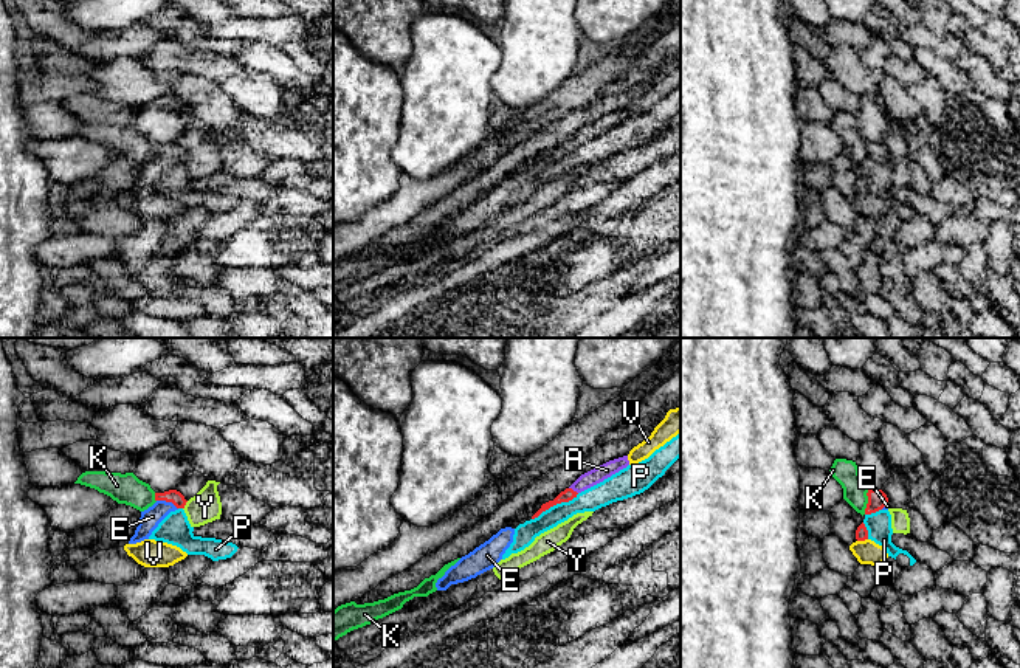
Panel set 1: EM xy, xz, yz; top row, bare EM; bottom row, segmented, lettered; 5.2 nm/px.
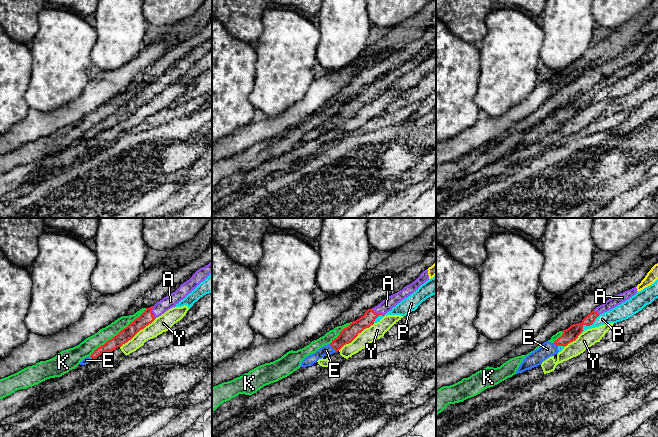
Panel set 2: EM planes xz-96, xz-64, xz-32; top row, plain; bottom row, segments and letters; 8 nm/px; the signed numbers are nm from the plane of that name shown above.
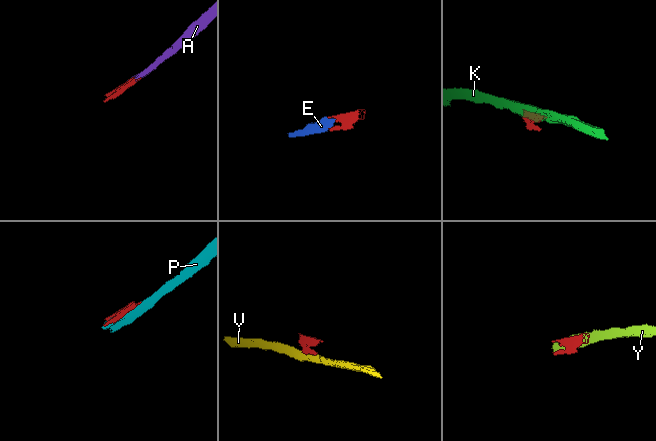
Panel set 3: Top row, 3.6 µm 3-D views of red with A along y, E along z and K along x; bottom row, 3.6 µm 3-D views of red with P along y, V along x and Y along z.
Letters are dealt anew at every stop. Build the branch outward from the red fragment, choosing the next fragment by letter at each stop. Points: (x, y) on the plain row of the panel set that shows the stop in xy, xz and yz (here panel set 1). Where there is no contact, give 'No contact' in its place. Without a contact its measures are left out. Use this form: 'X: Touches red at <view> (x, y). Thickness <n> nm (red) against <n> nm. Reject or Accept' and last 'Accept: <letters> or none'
A: Touches red at xz (572, 143). Thickness 70 nm (red) against 80 nm. Accept
E: Touches red at xy (168, 154). Thickness 70 nm (red) against 100 nm. Accept
K: Touches red at yz (868, 155). Thickness 100 nm (red) against 130 nm. Reject
P: Touches red at xz (555, 157). Thickness 70 nm (red) against 120 nm. Reject
V: Touches red at yz (862, 192). Thickness 60 nm (red) against 130 nm. Reject
Y: Touches red at xy (185, 157). Thickness 70 nm (red) against 160 nm. Reject
Accept: A, E

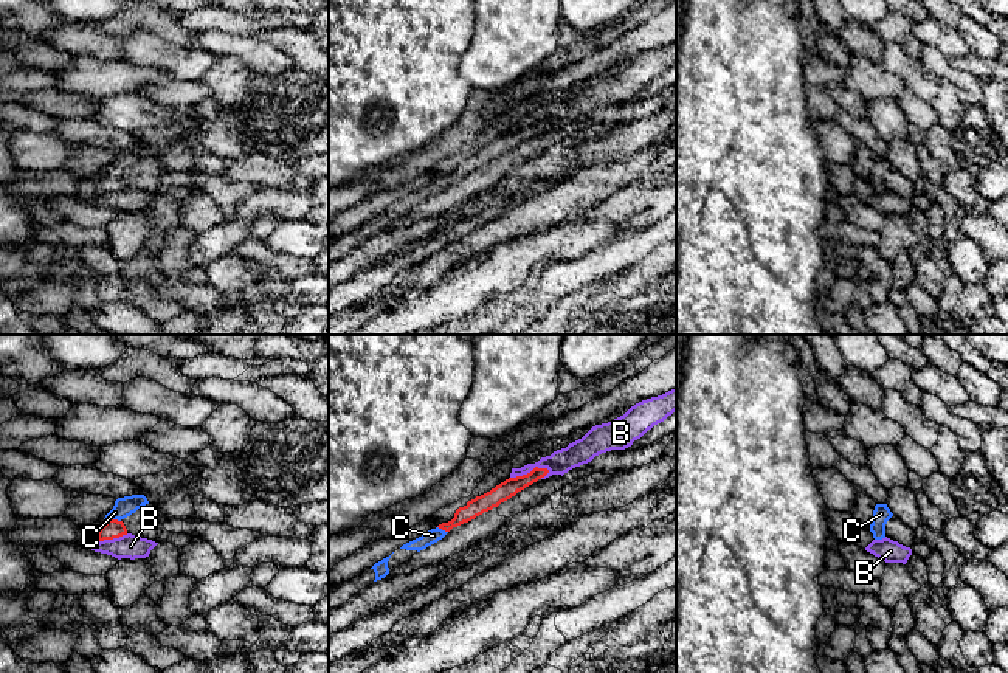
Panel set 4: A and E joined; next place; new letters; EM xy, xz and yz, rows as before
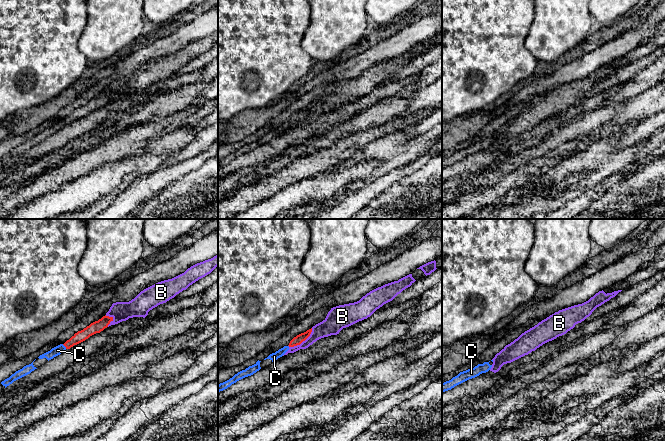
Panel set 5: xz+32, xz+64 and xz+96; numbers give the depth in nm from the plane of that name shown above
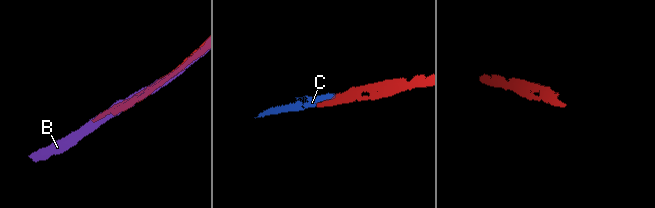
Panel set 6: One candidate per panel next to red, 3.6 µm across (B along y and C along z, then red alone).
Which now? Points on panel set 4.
B: Touches red at xz (531, 124). Thickness 90 nm (red) against 120 nm. Reject
C: Touches red at xy (113, 172). Thickness 100 nm (red) against 100 nm. Accept
Accept: C

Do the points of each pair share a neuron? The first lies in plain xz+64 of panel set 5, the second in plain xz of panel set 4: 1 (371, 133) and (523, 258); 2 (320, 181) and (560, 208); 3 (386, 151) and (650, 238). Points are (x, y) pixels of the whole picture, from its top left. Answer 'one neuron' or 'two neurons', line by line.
1: two neurons
2: two neurons
3: two neurons

